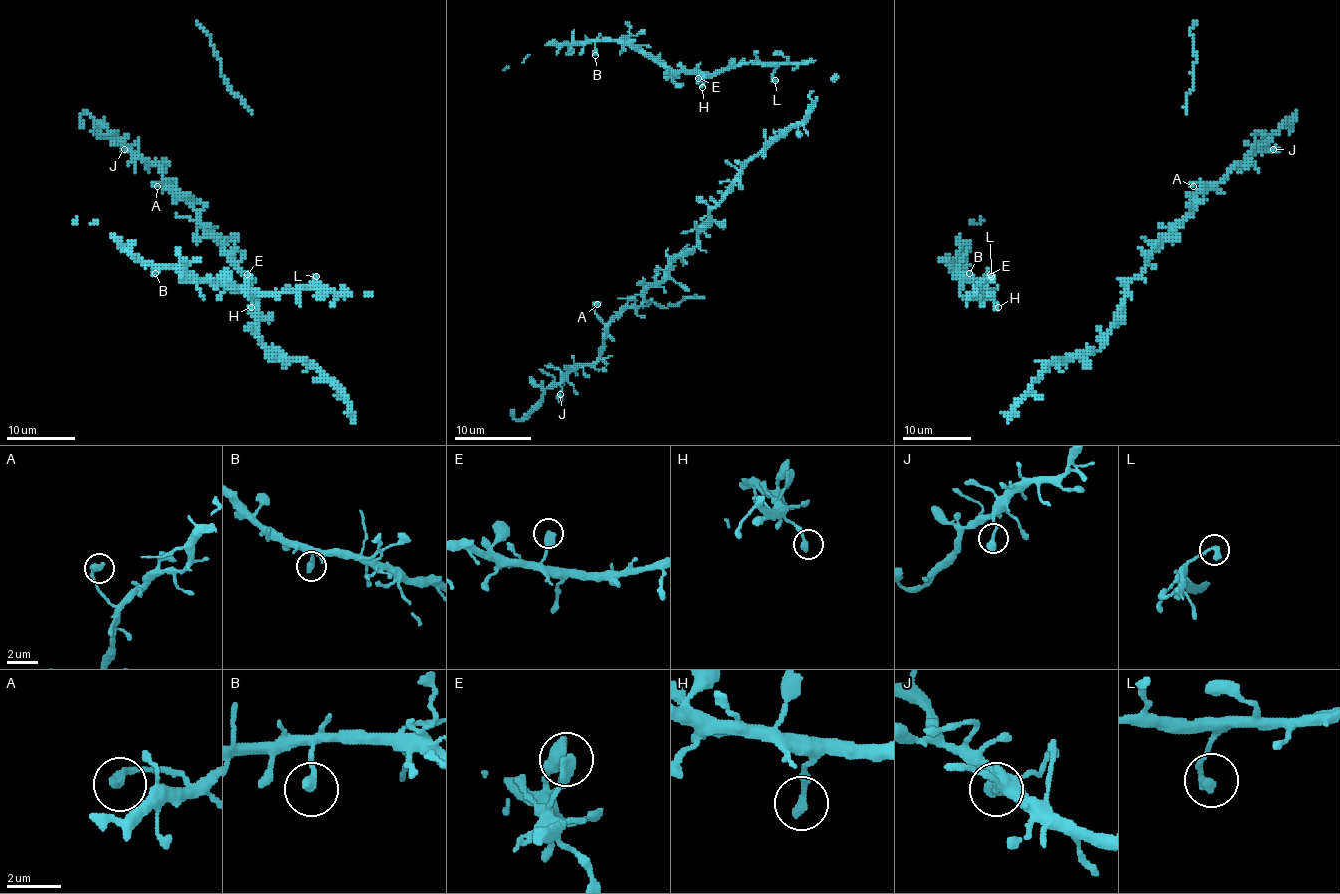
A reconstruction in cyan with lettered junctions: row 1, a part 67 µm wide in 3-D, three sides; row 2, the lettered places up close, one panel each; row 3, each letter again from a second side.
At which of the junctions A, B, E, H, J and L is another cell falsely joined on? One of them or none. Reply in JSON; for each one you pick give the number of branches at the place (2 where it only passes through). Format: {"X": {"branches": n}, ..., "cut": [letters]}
{"cut": []}

